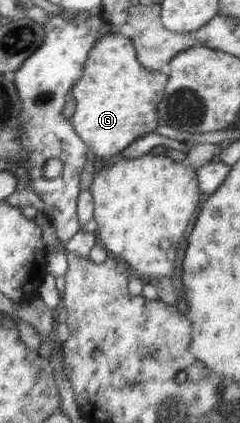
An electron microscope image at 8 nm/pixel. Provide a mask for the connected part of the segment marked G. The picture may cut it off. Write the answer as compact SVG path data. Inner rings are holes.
M128 31L104 34L96 40L83 64L83 75L74 83L76 112L70 126L90 152L102 158L118 156L142 135L156 132L158 104L165 93L169 75L142 66Z

